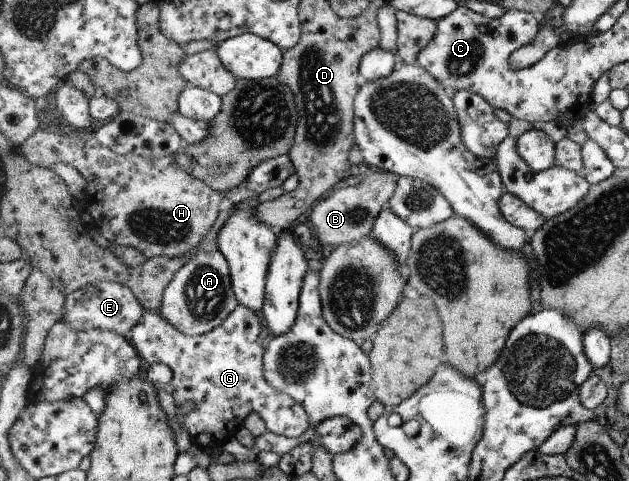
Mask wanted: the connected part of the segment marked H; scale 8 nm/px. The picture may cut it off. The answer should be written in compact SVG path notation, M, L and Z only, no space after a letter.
M57 129L48 132L38 130L21 144L19 154L42 168L52 168L54 164L66 162L80 170L89 183L88 194L84 199L85 209L90 212L102 235L116 245L142 250L148 259L163 255L180 257L194 252L205 240L208 232L211 232L219 215L223 199L221 194L204 184L201 179L191 176L175 157L146 157L135 153L120 155L103 146L92 133L70 136L60 134Z

